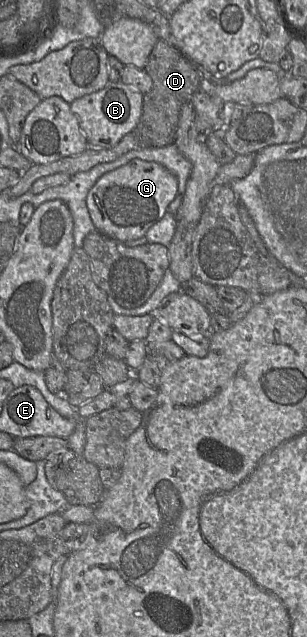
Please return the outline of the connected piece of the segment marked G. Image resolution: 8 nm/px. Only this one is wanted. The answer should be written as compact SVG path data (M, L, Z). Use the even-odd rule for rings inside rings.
M133 159L105 173L90 189L86 204L96 230L105 236L125 243L145 237L148 230L160 221L178 194L178 180L161 164Z

